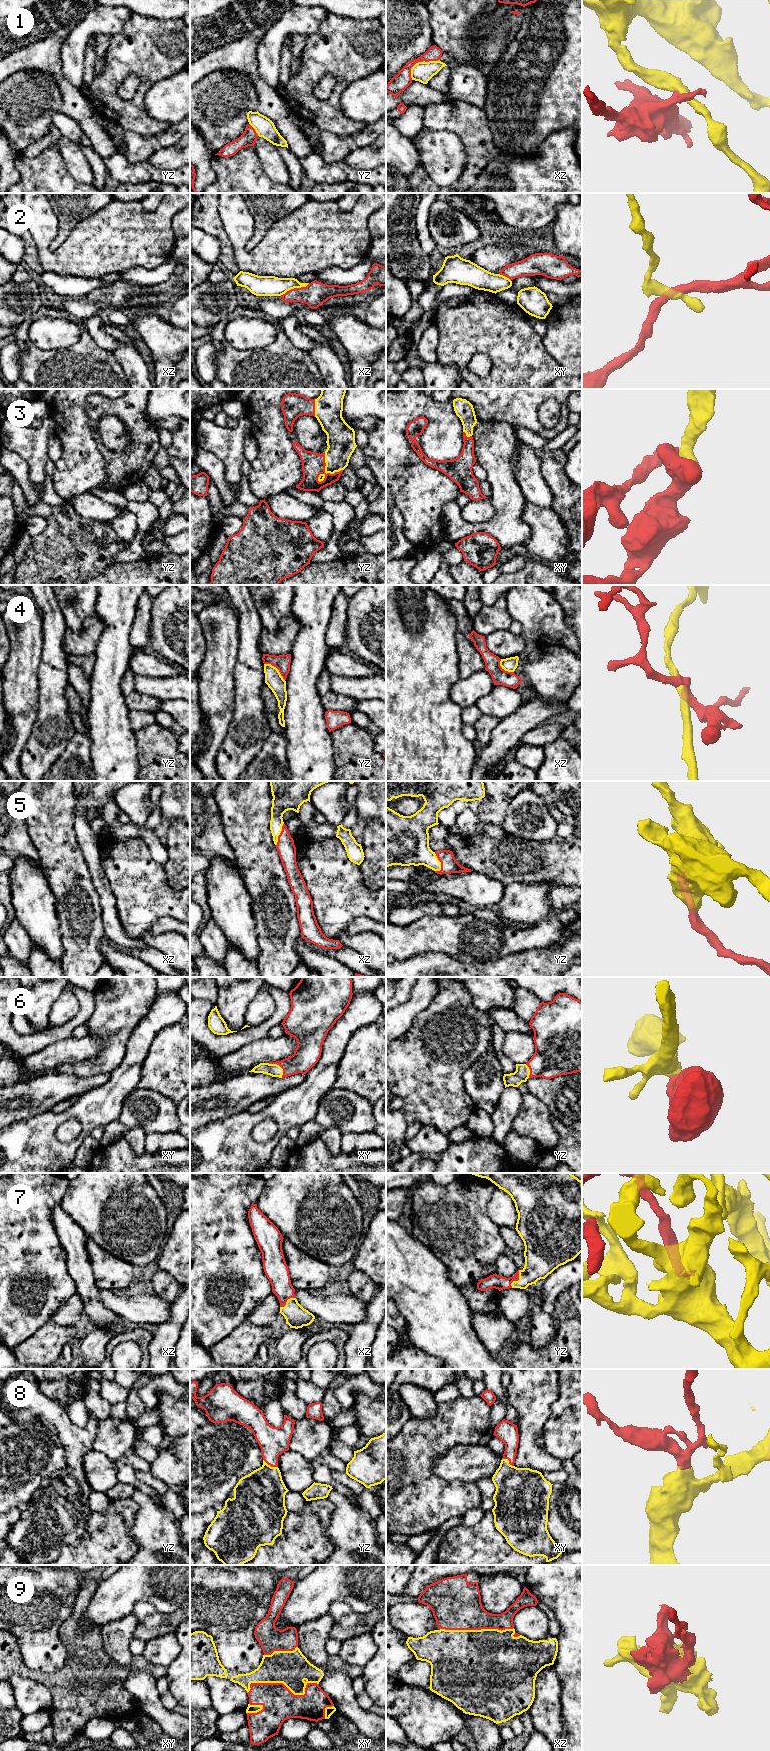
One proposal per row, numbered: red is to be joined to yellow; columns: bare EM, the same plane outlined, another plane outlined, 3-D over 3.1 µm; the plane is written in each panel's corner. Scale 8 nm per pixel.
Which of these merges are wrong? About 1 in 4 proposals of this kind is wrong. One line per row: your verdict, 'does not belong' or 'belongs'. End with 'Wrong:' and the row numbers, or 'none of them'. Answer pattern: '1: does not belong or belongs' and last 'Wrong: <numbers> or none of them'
1: does not belong
2: does not belong
3: belongs
4: does not belong
5: belongs
6: belongs
7: belongs
8: belongs
9: belongs
Wrong: 1, 2, 4

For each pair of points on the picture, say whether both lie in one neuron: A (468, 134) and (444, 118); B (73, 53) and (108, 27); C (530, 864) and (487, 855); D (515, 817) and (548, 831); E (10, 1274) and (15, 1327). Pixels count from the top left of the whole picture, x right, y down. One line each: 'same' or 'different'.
A: same
B: same
C: same
D: same
E: same

